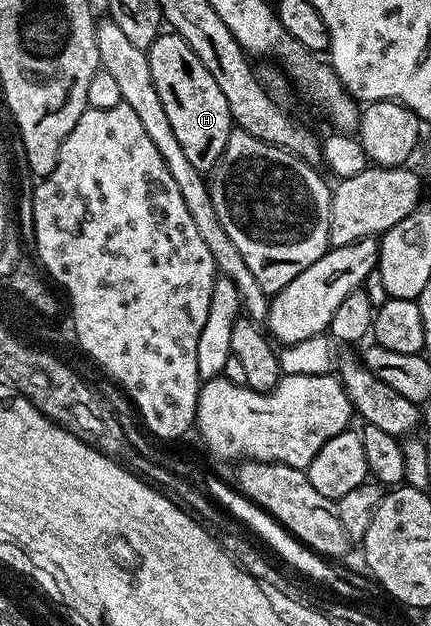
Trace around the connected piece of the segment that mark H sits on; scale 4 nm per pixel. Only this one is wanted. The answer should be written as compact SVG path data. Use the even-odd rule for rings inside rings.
M174 31L160 32L159 38L146 50L146 55L149 71L153 71L153 87L157 87L161 107L165 107L165 116L173 126L173 135L177 135L181 142L189 163L193 163L199 173L210 174L221 159L225 143L229 143L233 131L229 103L225 103L221 87L217 87L205 63L193 55L193 47L189 47L189 43Z

